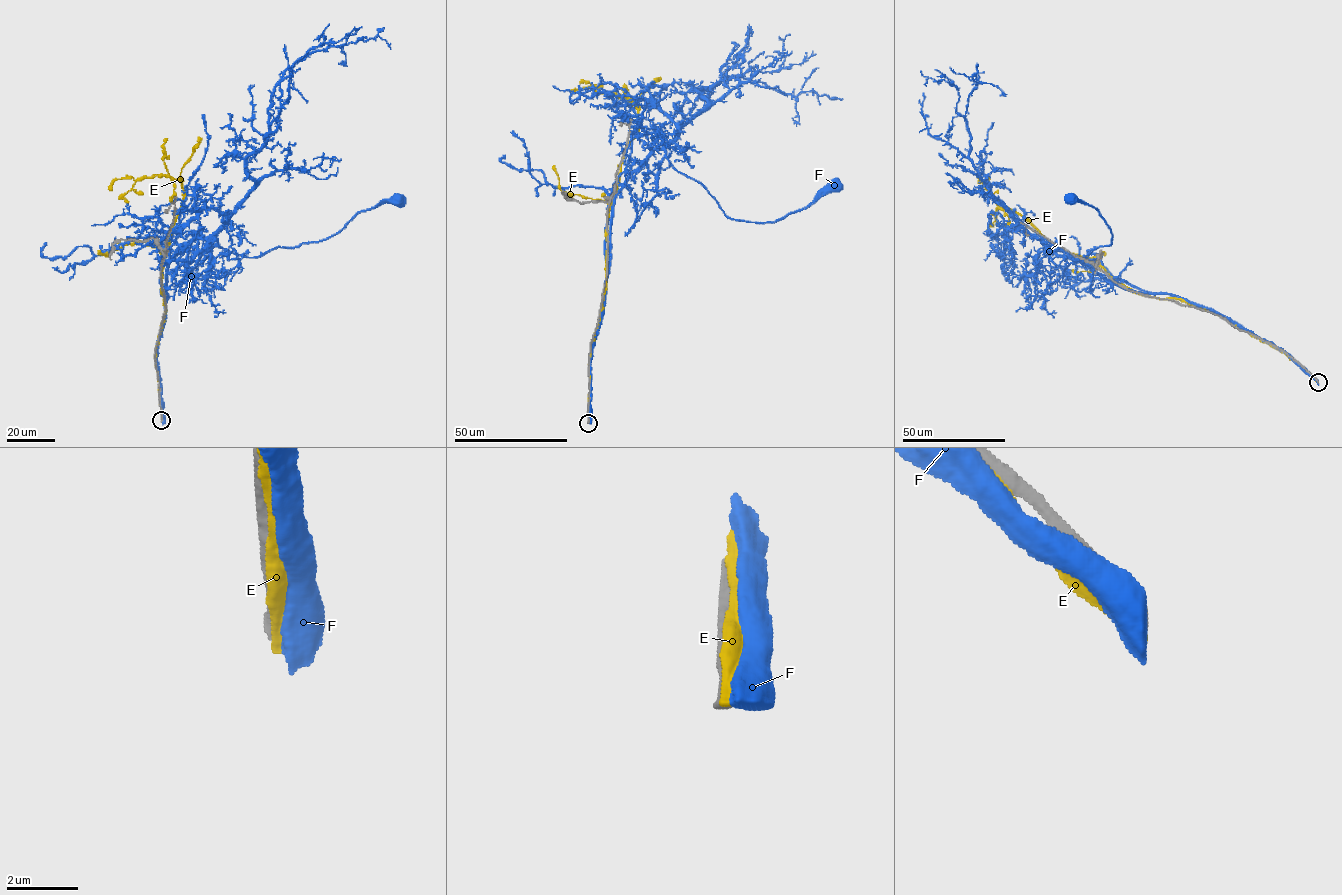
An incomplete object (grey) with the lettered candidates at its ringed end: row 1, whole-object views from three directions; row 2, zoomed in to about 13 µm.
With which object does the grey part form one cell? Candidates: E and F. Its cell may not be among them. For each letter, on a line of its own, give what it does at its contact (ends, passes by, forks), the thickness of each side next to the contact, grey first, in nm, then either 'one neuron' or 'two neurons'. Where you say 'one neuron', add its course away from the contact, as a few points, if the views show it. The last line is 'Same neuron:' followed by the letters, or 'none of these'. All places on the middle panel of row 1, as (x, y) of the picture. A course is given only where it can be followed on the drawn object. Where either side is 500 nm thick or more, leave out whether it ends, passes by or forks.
E: calibres 360 and 550 nm; two neurons
F: calibres 480 and 750 nm; two neurons
Same neuron: none of these

